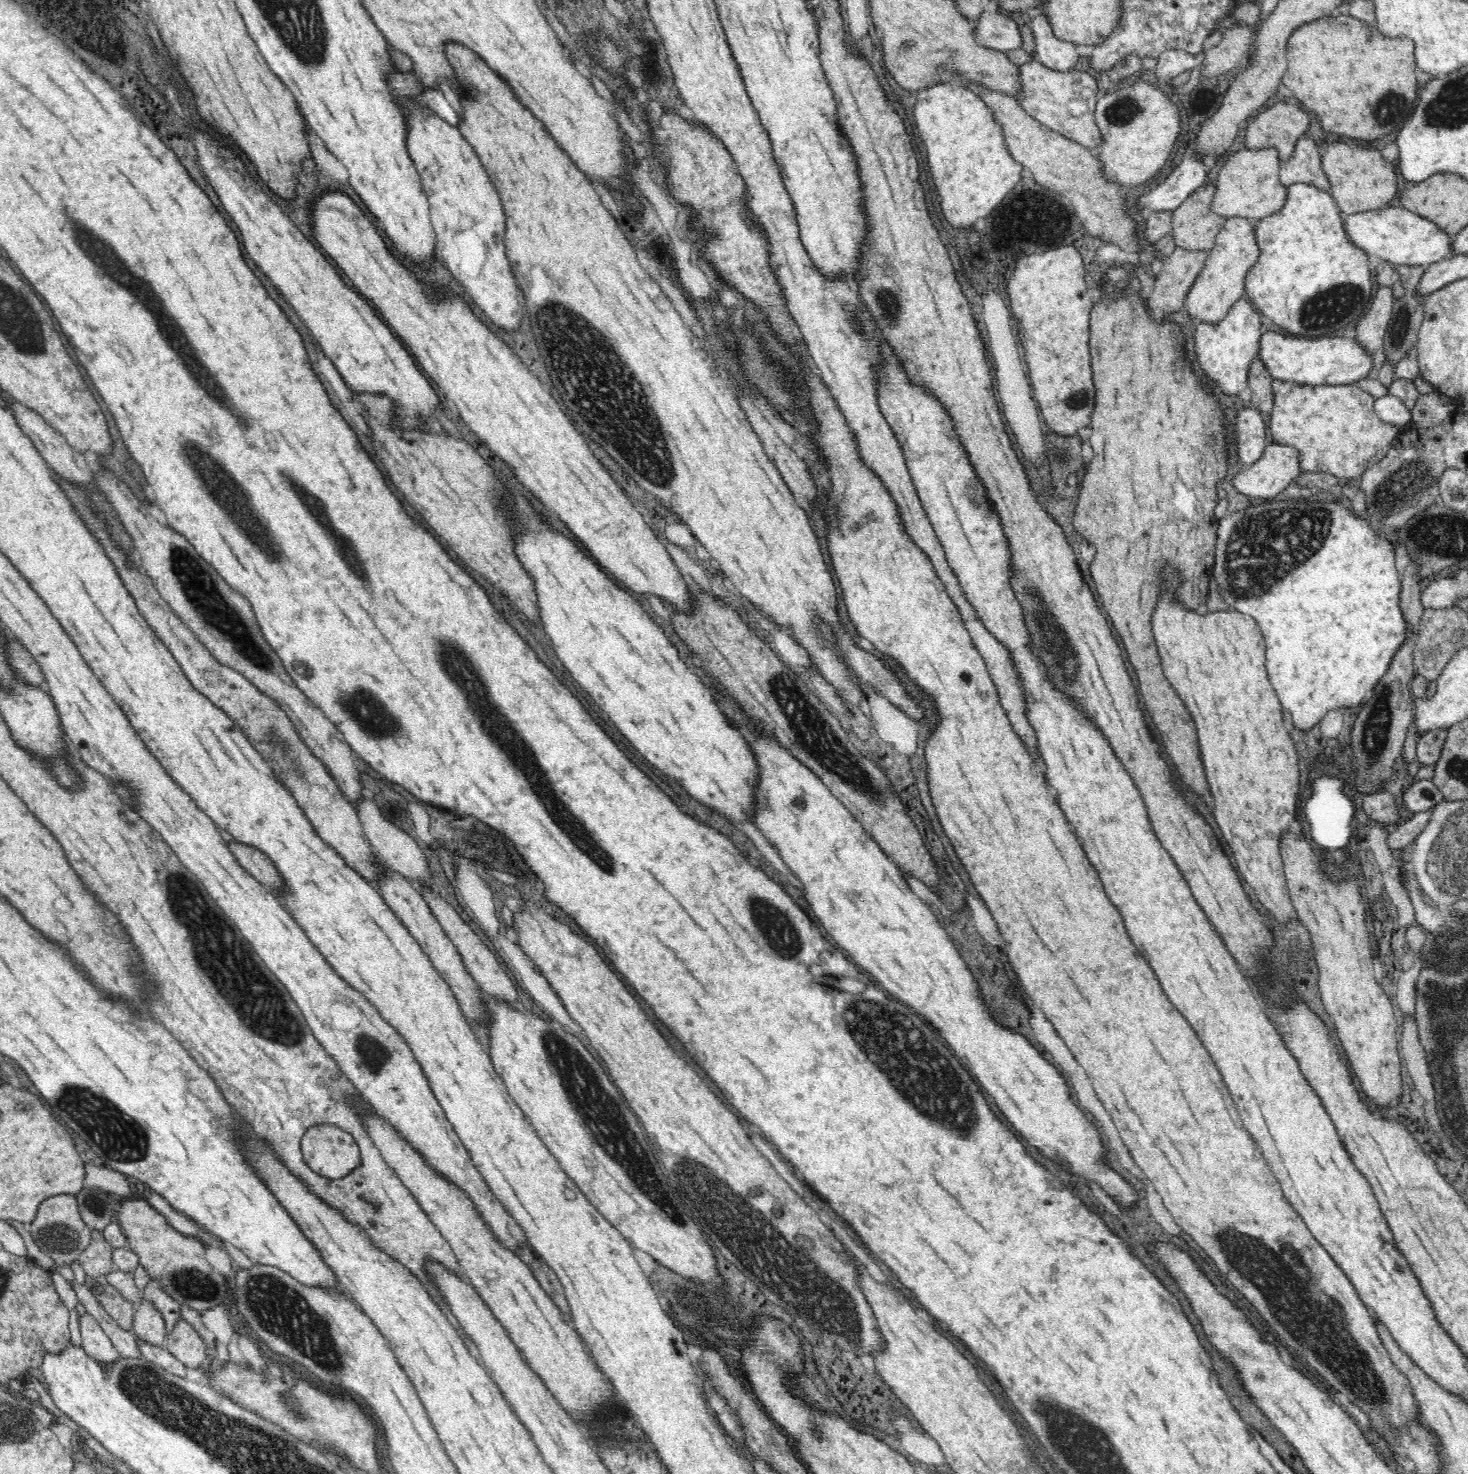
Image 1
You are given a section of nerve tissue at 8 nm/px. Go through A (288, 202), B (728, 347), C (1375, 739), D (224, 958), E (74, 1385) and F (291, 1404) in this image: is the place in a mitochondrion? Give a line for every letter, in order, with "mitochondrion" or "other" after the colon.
A: other
B: mitochondrion
C: mitochondrion
D: mitochondrion
E: other
F: mitochondrion

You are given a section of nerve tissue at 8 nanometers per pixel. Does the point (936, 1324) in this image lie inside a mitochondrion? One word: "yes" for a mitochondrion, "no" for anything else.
no

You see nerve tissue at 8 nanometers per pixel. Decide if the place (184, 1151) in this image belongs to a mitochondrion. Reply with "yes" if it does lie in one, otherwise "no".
no

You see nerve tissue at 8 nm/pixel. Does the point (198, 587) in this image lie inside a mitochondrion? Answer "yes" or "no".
yes

